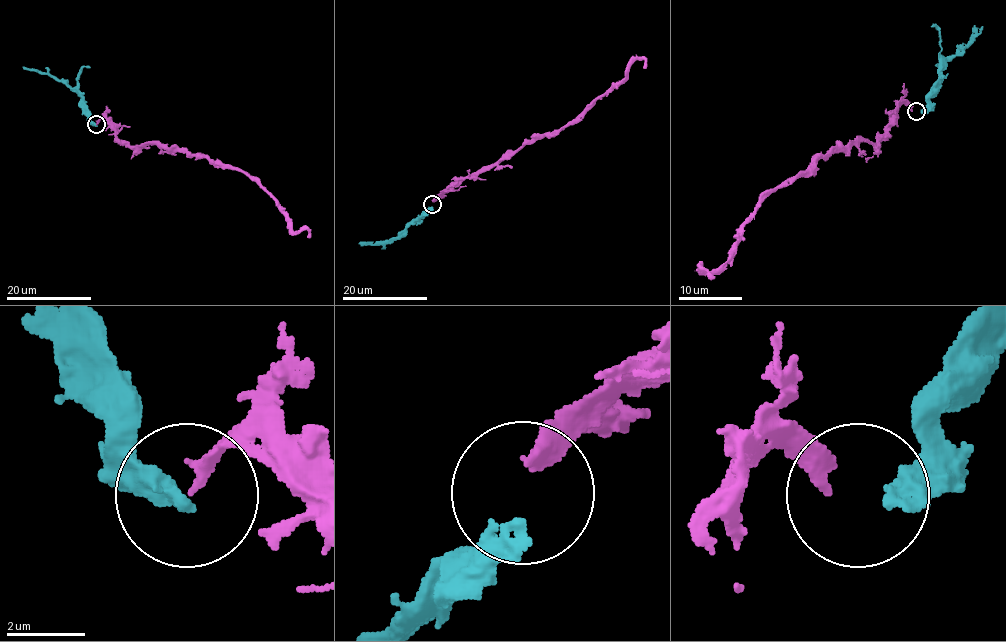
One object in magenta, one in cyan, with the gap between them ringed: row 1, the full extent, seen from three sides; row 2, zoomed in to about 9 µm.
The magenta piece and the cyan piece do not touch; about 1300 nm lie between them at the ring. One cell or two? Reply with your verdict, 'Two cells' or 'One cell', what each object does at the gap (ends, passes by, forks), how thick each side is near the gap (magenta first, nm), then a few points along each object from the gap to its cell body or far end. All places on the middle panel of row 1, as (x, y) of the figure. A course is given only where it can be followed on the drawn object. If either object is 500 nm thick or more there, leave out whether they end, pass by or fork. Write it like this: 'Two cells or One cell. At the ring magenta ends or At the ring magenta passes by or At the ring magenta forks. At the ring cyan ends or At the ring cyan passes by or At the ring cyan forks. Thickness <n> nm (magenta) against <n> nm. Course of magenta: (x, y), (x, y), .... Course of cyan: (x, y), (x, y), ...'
One cell. At the ring magenta ends. At the ring cyan ends. Thickness 280 nm (magenta) against 400 nm. Course of magenta: (432, 201), (454, 182), (489, 170), (506, 154), (572, 123), (628, 75), (636, 59), (644, 59), (644, 68). Course of cyan: (432, 207), (388, 241), (358, 243)

